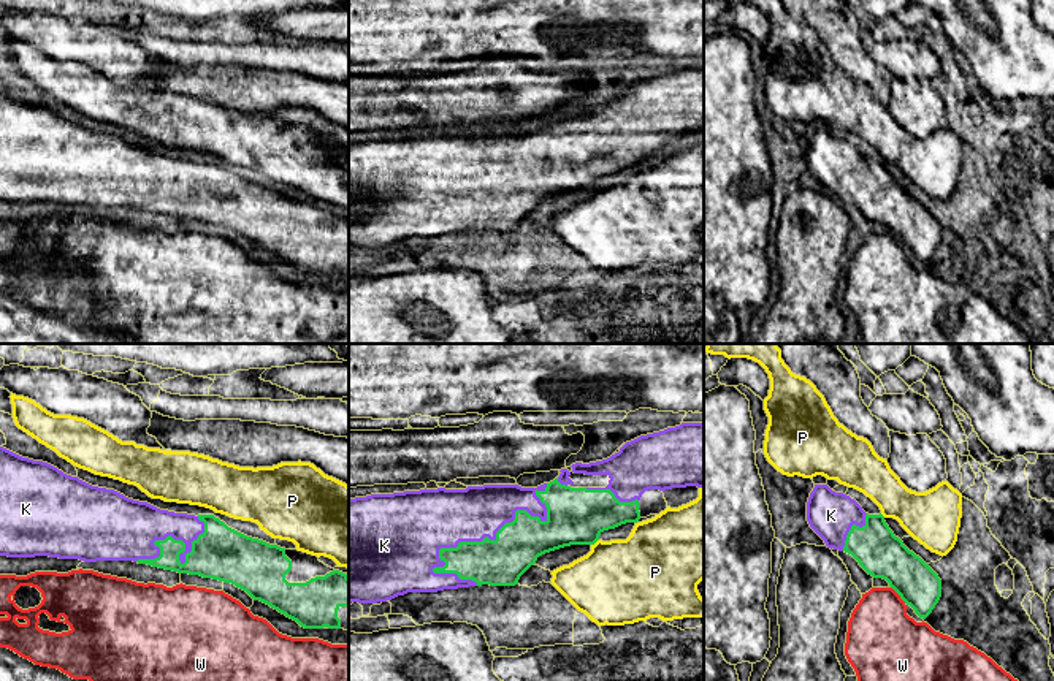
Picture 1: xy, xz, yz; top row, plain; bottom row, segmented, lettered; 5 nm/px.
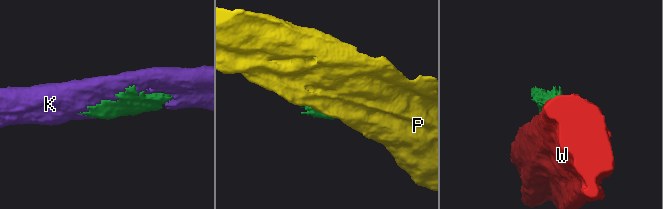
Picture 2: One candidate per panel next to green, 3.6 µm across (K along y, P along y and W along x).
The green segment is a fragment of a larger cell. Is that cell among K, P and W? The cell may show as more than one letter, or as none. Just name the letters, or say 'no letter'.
K

